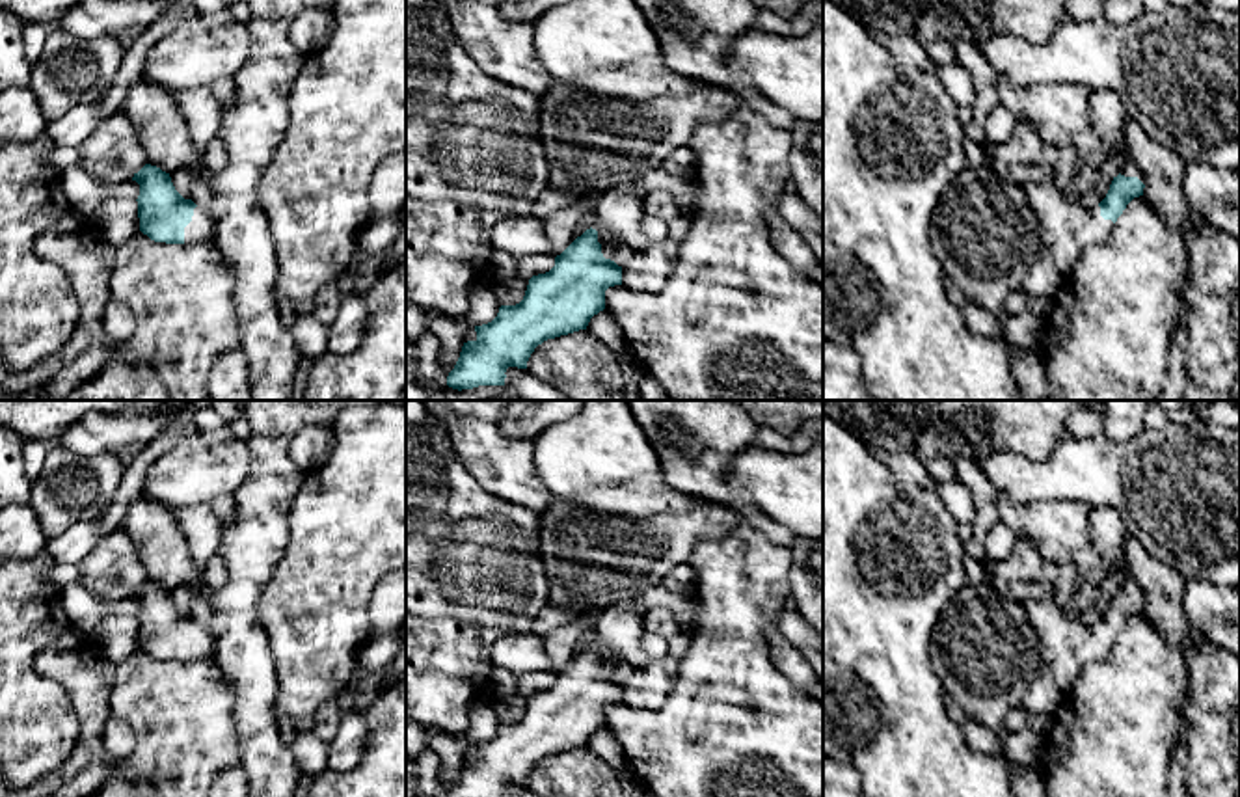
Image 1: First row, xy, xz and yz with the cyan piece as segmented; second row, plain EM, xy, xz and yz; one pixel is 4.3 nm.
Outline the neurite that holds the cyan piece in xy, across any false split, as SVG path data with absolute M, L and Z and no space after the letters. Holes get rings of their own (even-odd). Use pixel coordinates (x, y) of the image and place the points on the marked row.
M145 164L132 181L140 184L140 231L155 242L199 244L216 238L216 223L207 210L184 199L169 173Z

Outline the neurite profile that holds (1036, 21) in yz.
M933 0L922 13L914 37L923 45L937 39L977 45L996 35L1020 37L1031 45L1052 39L1067 15L1069 0Z

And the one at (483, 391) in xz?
M445 385L438 393L430 393L432 400L519 400L506 385L478 385L473 389L452 389Z

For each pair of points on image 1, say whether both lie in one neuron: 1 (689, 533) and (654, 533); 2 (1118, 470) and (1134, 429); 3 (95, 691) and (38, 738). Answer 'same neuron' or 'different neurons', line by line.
1: same neuron
2: different neurons
3: different neurons

